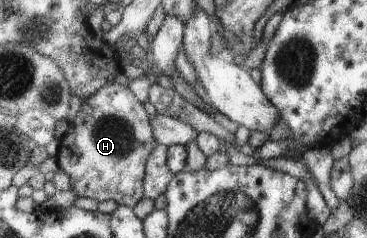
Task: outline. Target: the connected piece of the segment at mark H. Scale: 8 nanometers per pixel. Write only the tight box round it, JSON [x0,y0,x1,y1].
[57,83,157,207]

